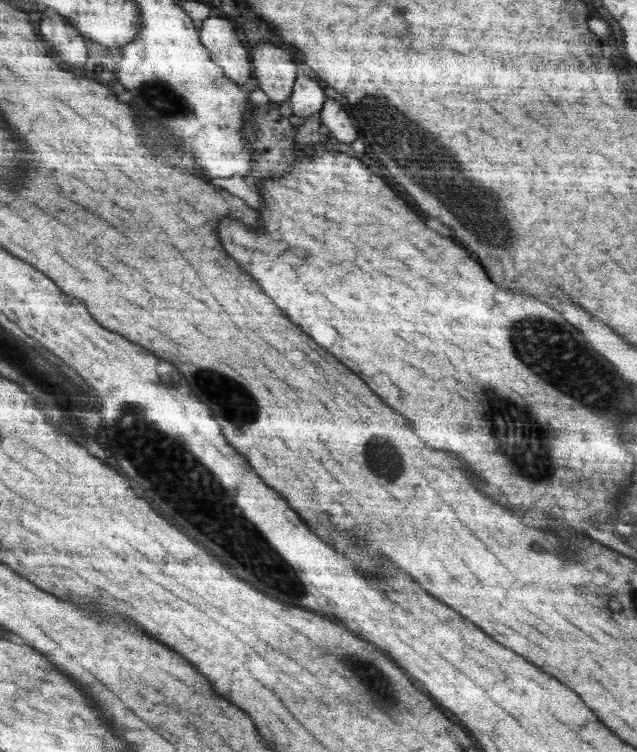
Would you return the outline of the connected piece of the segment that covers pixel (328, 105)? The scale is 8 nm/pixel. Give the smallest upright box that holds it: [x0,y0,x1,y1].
[320,100,358,142]

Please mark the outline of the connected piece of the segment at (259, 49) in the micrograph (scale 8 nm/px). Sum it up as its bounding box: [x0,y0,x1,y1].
[251,44,300,105]

